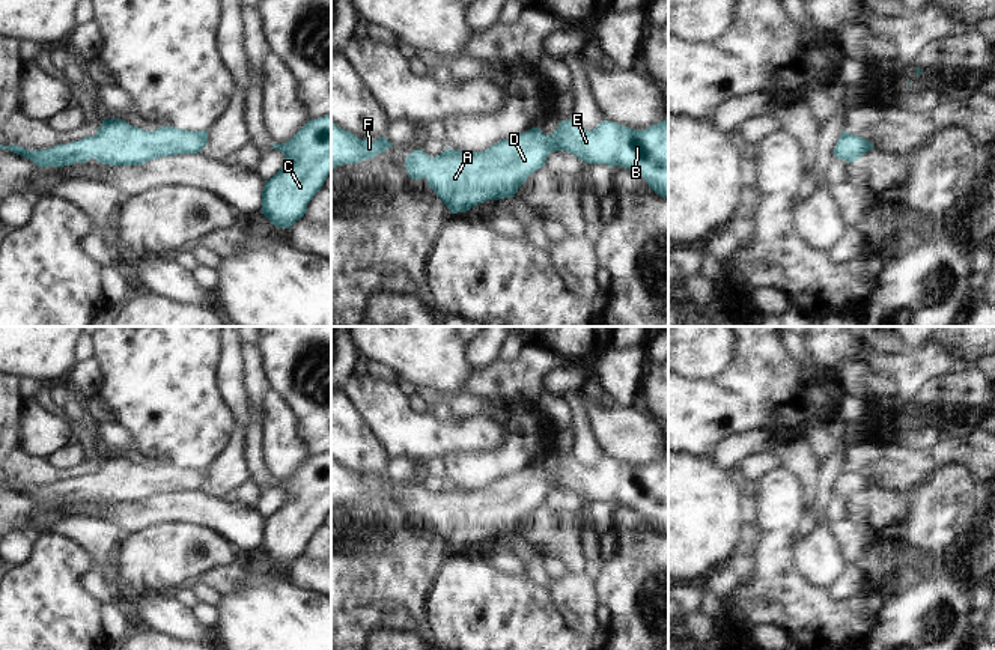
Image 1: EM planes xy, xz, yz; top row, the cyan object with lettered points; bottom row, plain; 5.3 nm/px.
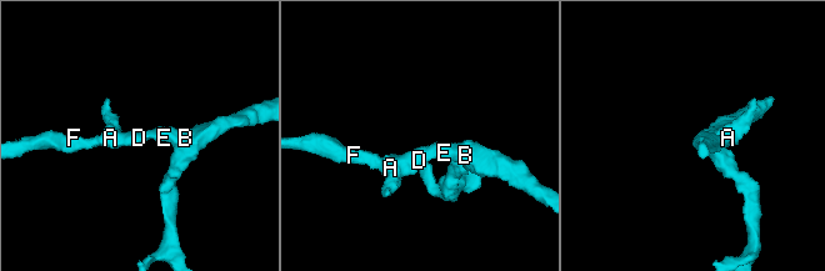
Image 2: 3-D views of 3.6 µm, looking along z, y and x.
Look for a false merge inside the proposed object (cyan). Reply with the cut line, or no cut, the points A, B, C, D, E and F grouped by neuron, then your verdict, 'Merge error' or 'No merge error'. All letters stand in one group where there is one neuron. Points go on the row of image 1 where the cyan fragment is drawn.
No split. Groups: A B C D E F. No merge error.

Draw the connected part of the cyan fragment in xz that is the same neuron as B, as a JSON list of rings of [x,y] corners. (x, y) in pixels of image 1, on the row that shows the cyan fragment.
[[[572,119],[561,120],[557,129],[545,135],[540,128],[531,128],[501,140],[482,152],[446,149],[435,158],[421,149],[411,152],[405,169],[412,179],[428,179],[428,185],[444,202],[452,214],[467,212],[486,200],[513,197],[527,178],[545,166],[554,150],[566,150],[589,164],[620,166],[641,175],[649,187],[668,199],[668,122],[662,120],[647,129],[631,129],[616,122],[602,120],[589,131]]]

